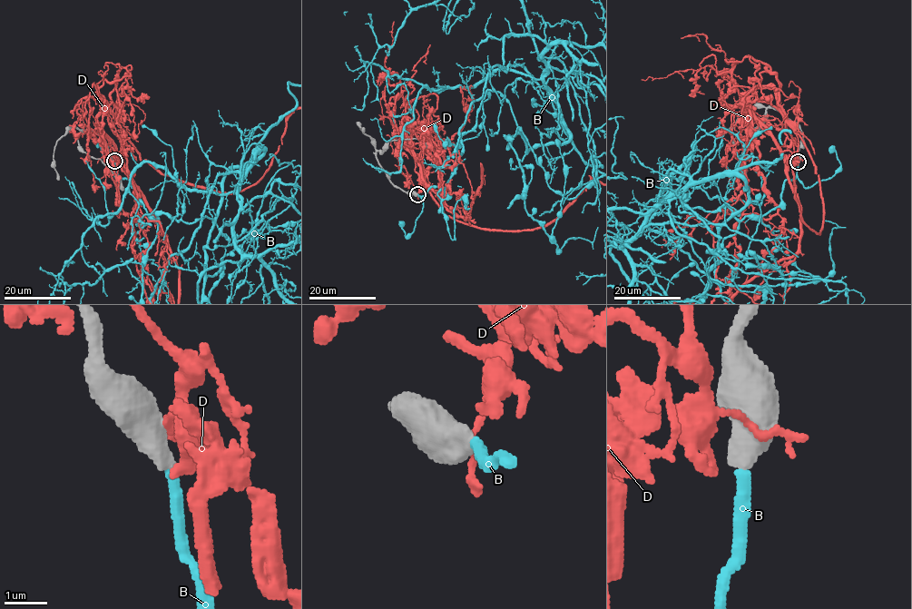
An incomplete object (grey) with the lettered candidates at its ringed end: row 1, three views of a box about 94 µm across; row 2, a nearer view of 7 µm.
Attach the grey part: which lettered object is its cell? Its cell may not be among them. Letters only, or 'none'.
B

